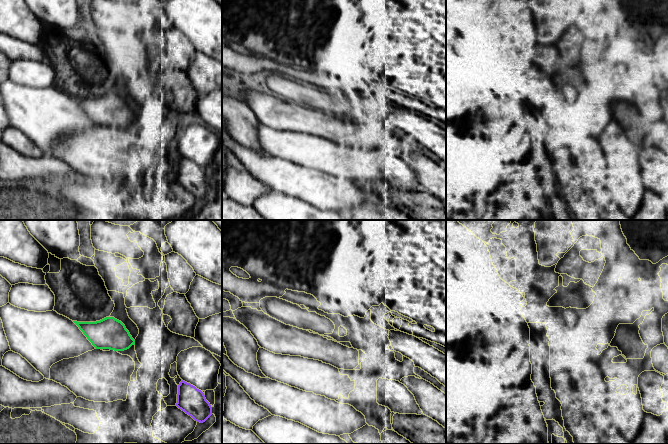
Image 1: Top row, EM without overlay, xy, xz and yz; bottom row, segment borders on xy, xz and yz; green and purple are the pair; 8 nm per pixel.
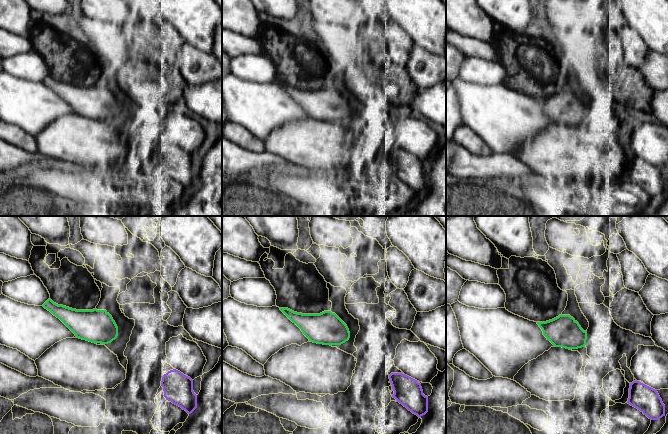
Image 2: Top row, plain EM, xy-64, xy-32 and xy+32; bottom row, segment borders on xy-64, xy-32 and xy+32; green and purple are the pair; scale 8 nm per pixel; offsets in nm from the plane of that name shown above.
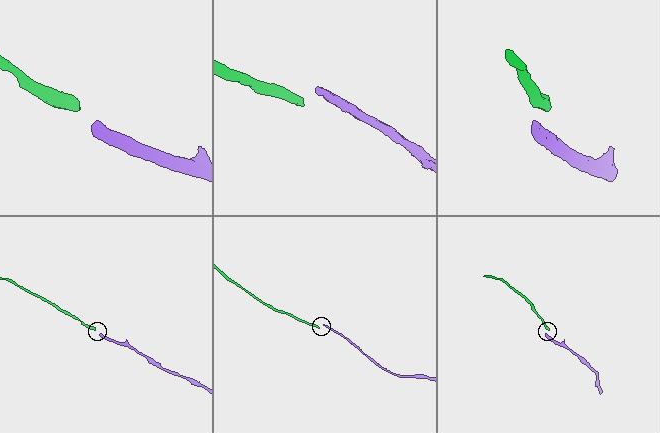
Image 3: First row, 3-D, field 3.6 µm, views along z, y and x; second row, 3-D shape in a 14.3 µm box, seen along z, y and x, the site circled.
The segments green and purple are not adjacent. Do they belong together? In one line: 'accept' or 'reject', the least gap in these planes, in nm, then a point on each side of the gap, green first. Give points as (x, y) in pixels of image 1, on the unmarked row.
reject | 480 nm | xy (134, 120), (180, 158)

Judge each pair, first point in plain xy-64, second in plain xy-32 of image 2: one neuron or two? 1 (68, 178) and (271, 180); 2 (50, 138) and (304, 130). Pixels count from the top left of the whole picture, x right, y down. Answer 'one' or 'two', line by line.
1: one
2: one

